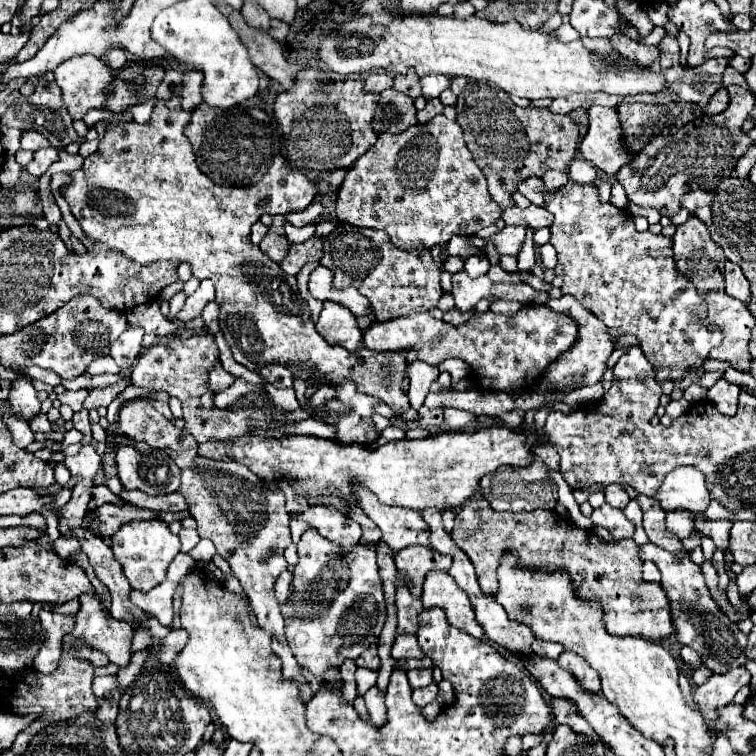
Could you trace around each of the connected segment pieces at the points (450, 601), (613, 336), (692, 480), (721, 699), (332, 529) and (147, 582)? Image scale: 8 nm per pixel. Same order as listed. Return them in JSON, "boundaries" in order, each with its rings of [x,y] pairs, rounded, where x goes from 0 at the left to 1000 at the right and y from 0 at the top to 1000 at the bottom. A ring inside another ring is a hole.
{"boundaries":[[[[574,755],[574,758],[563,761],[558,798],[561,798],[563,806],[566,803],[587,806],[587,811],[593,816],[593,824],[601,827],[603,832],[611,832],[630,845],[640,843],[640,832],[630,821],[622,792],[603,774],[603,769],[595,763],[595,758]]],[[[743,390],[738,396],[728,396],[722,401],[730,411],[738,411],[738,414],[749,414],[754,419],[759,419],[759,425],[765,427],[765,438],[767,438],[767,448],[757,456],[754,464],[743,467],[743,472],[738,472],[738,478],[733,478],[728,483],[728,488],[722,488],[720,493],[720,501],[725,507],[725,512],[733,517],[733,520],[754,520],[759,515],[767,515],[767,512],[780,512],[780,509],[788,509],[791,504],[796,504],[796,496],[802,491],[802,478],[804,472],[810,470],[812,464],[812,451],[820,446],[815,435],[804,435],[796,425],[791,425],[780,411],[775,411],[759,393],[754,390]],[[757,496],[770,496],[772,504],[767,507],[765,501],[759,501]]],[[[897,618],[884,626],[868,660],[878,671],[878,676],[910,673],[921,681],[929,679],[939,665],[939,655],[931,642],[929,626],[913,618]]],[[[981,882],[966,885],[960,890],[942,890],[931,906],[918,911],[918,927],[929,938],[934,954],[939,954],[942,959],[944,948],[950,948],[947,935],[968,930],[974,914],[989,903],[992,903],[992,890]]],[[[407,668],[405,676],[399,679],[384,679],[386,687],[407,689],[413,697],[426,705],[426,710],[442,716],[444,721],[463,726],[476,716],[476,694],[468,692],[460,681],[444,676],[437,668]]],[[[209,687],[196,689],[172,689],[148,710],[148,729],[153,742],[161,747],[167,766],[175,779],[198,782],[217,769],[225,742],[238,731],[238,710],[230,708],[220,692]]]]}

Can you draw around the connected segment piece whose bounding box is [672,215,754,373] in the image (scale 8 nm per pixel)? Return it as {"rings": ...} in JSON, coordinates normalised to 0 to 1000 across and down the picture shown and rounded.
{"rings":[[[918,284],[905,298],[894,300],[894,308],[892,308],[889,316],[892,316],[889,332],[892,332],[894,358],[921,380],[923,390],[937,403],[931,427],[939,435],[952,435],[958,440],[958,454],[950,462],[942,464],[942,475],[960,478],[971,488],[989,493],[992,480],[995,480],[995,472],[992,472],[992,464],[989,464],[989,448],[992,448],[992,438],[997,433],[997,419],[992,417],[992,411],[987,409],[987,403],[981,398],[963,393],[960,385],[958,385],[955,351],[958,351],[960,340],[958,340],[955,329],[950,329],[950,324],[944,324],[944,319],[939,319],[934,298],[929,298],[929,292],[923,292],[923,287],[918,287]]]}

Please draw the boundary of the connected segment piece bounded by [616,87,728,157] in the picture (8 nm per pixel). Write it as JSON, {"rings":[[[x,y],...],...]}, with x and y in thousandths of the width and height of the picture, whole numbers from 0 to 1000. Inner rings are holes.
{"rings":[[[955,115],[950,118],[934,142],[926,142],[926,139],[918,139],[918,136],[892,136],[892,139],[865,139],[865,136],[820,136],[815,144],[817,144],[817,152],[820,152],[820,165],[823,165],[823,192],[825,197],[833,202],[833,208],[844,205],[857,189],[862,181],[868,179],[884,179],[884,176],[892,176],[897,173],[905,163],[913,163],[918,160],[921,155],[926,155],[929,149],[934,152],[947,152],[947,149],[955,149],[955,144],[960,144],[963,139],[963,120]]]}

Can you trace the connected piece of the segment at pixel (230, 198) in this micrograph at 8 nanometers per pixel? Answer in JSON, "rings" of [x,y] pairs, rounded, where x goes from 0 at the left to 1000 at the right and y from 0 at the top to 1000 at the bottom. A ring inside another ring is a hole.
{"rings":[[[228,128],[228,131],[222,131],[222,134],[209,134],[209,139],[204,142],[204,149],[201,149],[201,157],[198,157],[196,163],[190,163],[190,165],[177,163],[177,160],[175,160],[175,163],[159,163],[159,165],[143,165],[140,179],[135,181],[130,200],[122,202],[122,205],[116,205],[116,208],[111,210],[111,218],[108,218],[106,226],[95,226],[95,231],[93,231],[95,239],[93,239],[90,245],[85,245],[82,258],[85,258],[85,263],[90,266],[93,279],[95,279],[95,282],[101,279],[98,284],[101,284],[103,295],[106,295],[106,300],[111,303],[114,316],[122,319],[122,321],[140,321],[146,329],[159,332],[161,337],[167,337],[172,345],[177,345],[177,348],[183,348],[183,351],[198,351],[201,345],[217,345],[217,343],[222,345],[222,343],[225,343],[225,345],[230,345],[230,348],[251,348],[251,351],[254,351],[254,364],[257,364],[262,372],[267,372],[267,369],[280,369],[283,377],[286,377],[286,401],[288,401],[288,406],[291,406],[291,411],[288,411],[291,438],[296,440],[296,448],[299,448],[299,454],[304,456],[310,475],[312,475],[317,483],[328,485],[331,491],[339,491],[339,488],[344,488],[344,485],[352,483],[352,480],[370,480],[370,483],[381,483],[381,485],[384,485],[384,483],[389,483],[389,485],[392,485],[392,483],[402,483],[402,485],[407,485],[407,488],[418,485],[421,493],[429,493],[429,499],[431,499],[434,507],[444,509],[444,507],[452,504],[452,501],[463,501],[463,504],[468,504],[468,507],[474,509],[474,517],[479,517],[479,520],[484,520],[484,522],[500,525],[503,530],[508,530],[511,536],[516,536],[519,544],[524,544],[526,549],[532,549],[534,557],[550,557],[550,554],[553,554],[553,544],[548,544],[548,541],[542,538],[540,525],[537,525],[534,517],[532,517],[532,504],[537,501],[537,493],[534,493],[534,488],[537,488],[537,467],[495,467],[495,464],[484,462],[481,456],[479,456],[479,462],[474,462],[474,467],[460,467],[460,464],[452,462],[452,459],[439,459],[439,456],[434,456],[434,454],[421,443],[421,438],[415,435],[415,430],[413,430],[413,425],[410,425],[410,411],[407,411],[405,398],[399,398],[399,393],[397,393],[397,385],[394,385],[394,377],[392,377],[392,366],[376,361],[373,353],[370,353],[365,345],[360,345],[341,324],[331,321],[331,303],[333,303],[333,298],[341,292],[341,287],[347,287],[349,282],[354,282],[354,284],[381,284],[381,282],[405,276],[405,274],[410,271],[413,261],[418,258],[415,245],[405,237],[405,231],[399,231],[397,226],[384,224],[384,218],[378,216],[378,210],[376,210],[373,205],[368,205],[368,208],[360,213],[354,229],[352,229],[352,231],[347,234],[347,239],[341,239],[341,245],[336,245],[336,247],[291,247],[291,245],[286,245],[286,242],[278,239],[278,234],[272,234],[272,231],[262,224],[262,218],[259,218],[259,208],[257,208],[254,192],[251,192],[249,181],[243,179],[243,168],[249,165],[249,160],[251,160],[251,155],[254,155],[254,144],[246,147],[246,144],[241,144],[238,136],[241,136],[241,128]]]}

